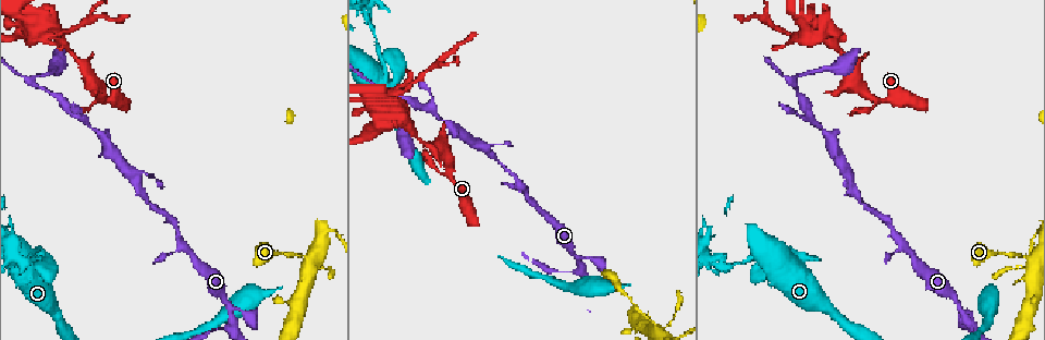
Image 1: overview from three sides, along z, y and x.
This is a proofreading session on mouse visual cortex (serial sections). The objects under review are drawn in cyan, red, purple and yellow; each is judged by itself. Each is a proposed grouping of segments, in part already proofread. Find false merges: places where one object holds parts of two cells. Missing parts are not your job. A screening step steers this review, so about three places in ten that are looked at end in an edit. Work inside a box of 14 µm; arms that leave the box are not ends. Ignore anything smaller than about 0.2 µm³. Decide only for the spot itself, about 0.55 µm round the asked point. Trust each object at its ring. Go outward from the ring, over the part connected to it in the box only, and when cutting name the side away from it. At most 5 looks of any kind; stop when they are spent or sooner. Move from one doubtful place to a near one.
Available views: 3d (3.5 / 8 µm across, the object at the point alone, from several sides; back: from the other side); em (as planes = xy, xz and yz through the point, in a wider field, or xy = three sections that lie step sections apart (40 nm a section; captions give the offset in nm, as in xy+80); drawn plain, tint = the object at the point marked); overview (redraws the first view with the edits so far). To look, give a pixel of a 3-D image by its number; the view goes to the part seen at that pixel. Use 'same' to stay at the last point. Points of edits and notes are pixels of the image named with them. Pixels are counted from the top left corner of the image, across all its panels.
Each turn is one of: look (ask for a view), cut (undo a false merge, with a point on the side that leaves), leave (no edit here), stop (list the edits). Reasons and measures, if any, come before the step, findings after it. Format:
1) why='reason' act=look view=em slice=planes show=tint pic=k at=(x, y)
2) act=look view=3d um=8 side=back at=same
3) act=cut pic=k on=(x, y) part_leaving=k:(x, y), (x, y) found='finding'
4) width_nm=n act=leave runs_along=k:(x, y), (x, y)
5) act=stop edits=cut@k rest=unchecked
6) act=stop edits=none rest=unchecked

why='arms part here' act=look view=3d um=3.5 pic=1 at=(795, 81)

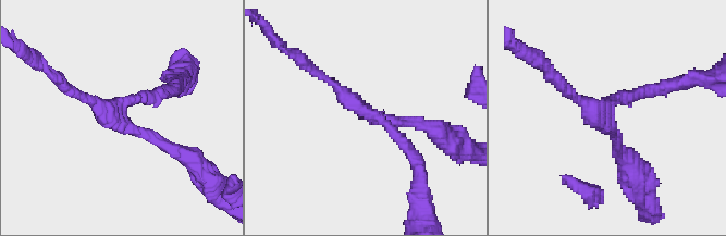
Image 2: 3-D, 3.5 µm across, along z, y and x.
arms=3 arm_widths_nm=150,150,200 why='now the EM' act=look view=em slice=xy step=5 show=tint pic=2 at=(605, 120)

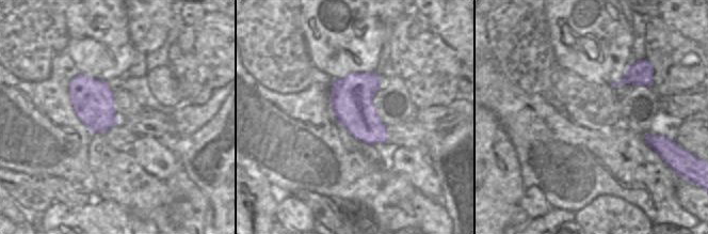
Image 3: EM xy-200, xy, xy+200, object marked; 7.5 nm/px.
act=leave found='one cell here'

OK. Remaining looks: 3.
why='sharp bend' act=look view=em slice=xy step=3 show=tint pic=1 at=(788, 11)

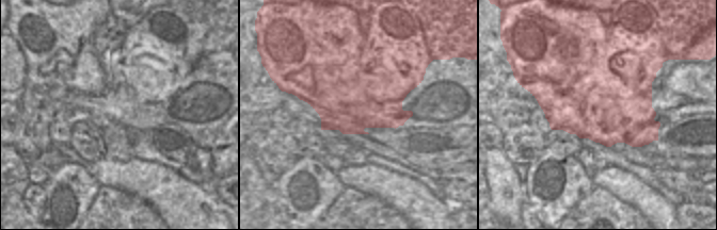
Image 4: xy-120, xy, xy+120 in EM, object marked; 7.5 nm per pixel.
why='wider look' act=look view=3d um=3.5 at=same

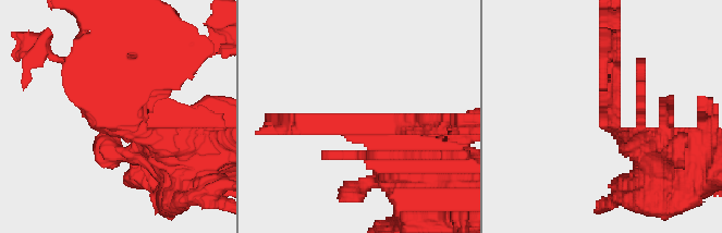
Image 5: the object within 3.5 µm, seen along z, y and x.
act=cut pic=5 on=(125, 34) part_leaving=5:(139, 92), (149, 82), (193, 72) found='two cells meet here'

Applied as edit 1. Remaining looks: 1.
act=stop edits=cut@5 rest=unchecked

